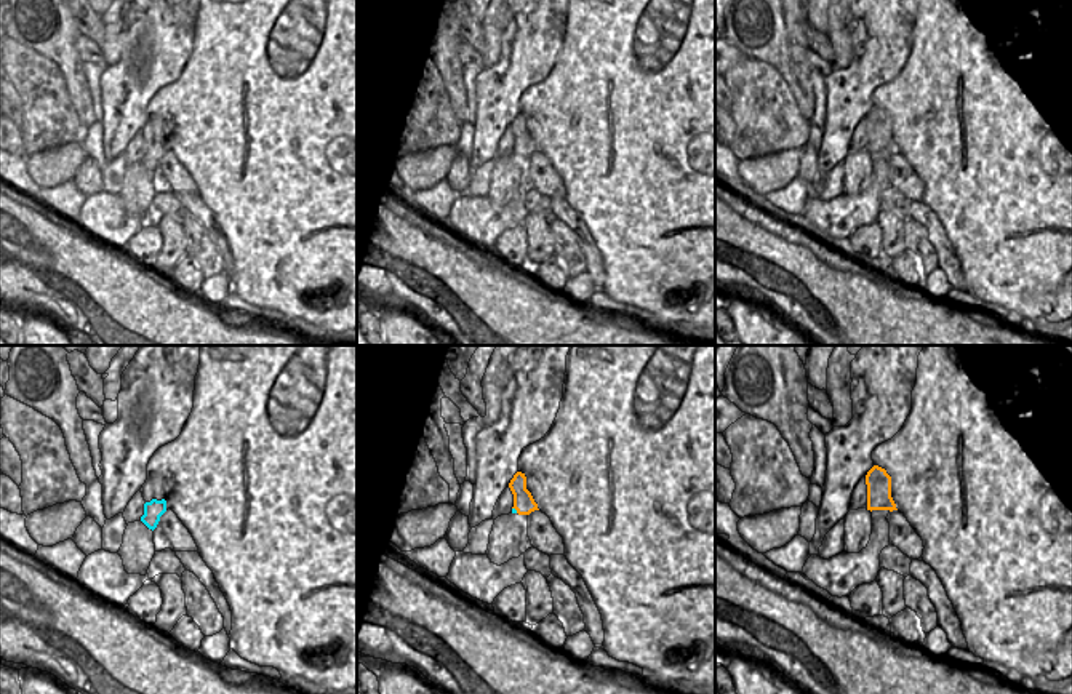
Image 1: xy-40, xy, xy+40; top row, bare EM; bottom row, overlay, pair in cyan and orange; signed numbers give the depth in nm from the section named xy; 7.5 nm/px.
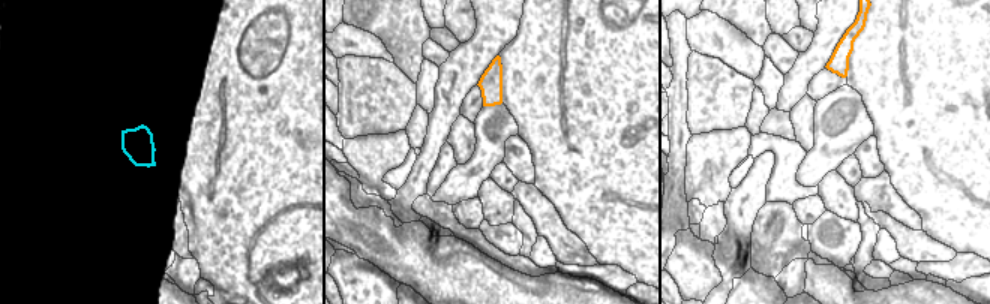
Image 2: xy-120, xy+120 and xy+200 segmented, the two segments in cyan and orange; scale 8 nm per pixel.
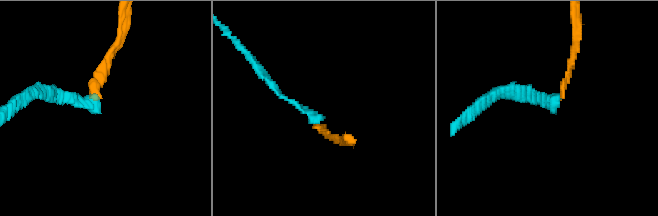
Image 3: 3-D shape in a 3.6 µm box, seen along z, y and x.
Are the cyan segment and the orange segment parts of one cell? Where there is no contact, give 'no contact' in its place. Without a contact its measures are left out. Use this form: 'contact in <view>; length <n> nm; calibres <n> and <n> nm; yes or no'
contact in xy; length 60 nm; calibres 30 and 160 nm; no

